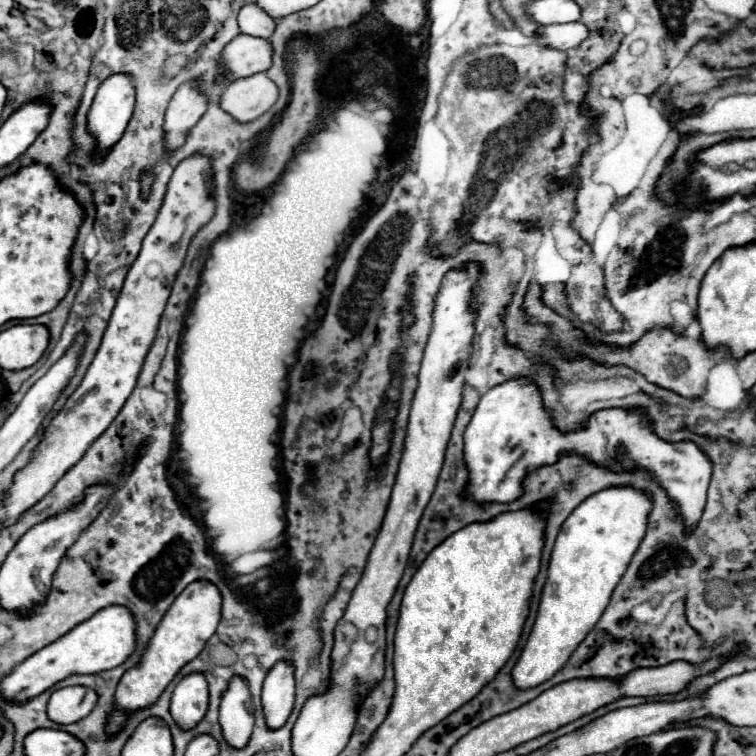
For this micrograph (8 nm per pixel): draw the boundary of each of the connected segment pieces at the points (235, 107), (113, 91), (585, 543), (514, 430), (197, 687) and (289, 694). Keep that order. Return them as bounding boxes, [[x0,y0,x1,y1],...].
[[221,72,279,124],[87,74,135,160],[513,486,651,688],[463,378,711,532],[171,674,209,730],[261,662,295,730]]

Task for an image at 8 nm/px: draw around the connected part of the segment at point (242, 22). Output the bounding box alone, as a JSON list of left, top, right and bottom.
[237,4,277,38]

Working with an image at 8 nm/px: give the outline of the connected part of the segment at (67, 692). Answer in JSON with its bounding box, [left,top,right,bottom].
[47,686,97,724]

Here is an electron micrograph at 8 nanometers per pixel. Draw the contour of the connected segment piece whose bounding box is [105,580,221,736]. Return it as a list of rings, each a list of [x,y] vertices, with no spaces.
[[[197,580],[197,582],[189,584],[175,598],[171,608],[163,616],[163,620],[159,622],[139,664],[129,668],[121,676],[117,690],[115,690],[115,696],[113,696],[113,710],[105,722],[105,732],[109,732],[111,736],[117,734],[117,730],[121,730],[125,726],[129,714],[133,714],[141,708],[153,706],[153,702],[157,702],[157,698],[163,694],[167,684],[175,678],[175,674],[187,662],[191,662],[193,658],[199,656],[199,652],[205,648],[207,640],[215,634],[219,620],[221,620],[221,594],[219,594],[219,590],[207,580]]]

